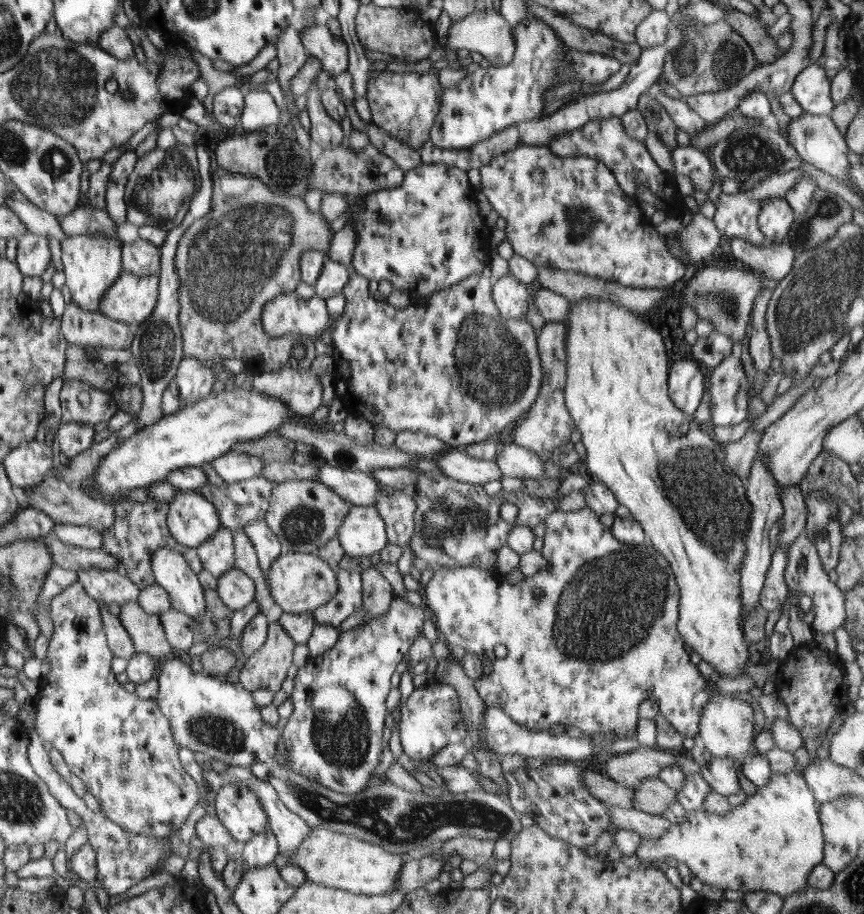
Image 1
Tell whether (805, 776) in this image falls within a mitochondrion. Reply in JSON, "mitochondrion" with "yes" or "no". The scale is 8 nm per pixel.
{"mitochondrion":"no"}

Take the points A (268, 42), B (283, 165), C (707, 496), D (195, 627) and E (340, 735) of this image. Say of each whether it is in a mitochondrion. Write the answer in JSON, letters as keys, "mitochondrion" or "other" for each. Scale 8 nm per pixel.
{"A":"other","B":"mitochondrion","C":"mitochondrion","D":"mitochondrion","E":"mitochondrion"}

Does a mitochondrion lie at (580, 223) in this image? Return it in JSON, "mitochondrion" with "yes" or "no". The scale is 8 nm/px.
{"mitochondrion":"yes"}

